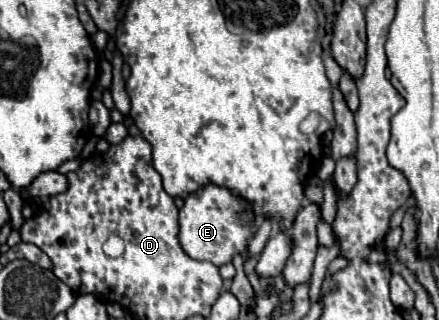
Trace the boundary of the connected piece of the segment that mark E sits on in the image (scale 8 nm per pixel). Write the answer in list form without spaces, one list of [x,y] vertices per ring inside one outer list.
[[[213,183],[187,195],[183,207],[179,209],[179,243],[183,251],[197,261],[209,261],[217,267],[229,263],[235,253],[247,253],[247,239],[253,227],[255,213],[251,203],[231,189]]]

